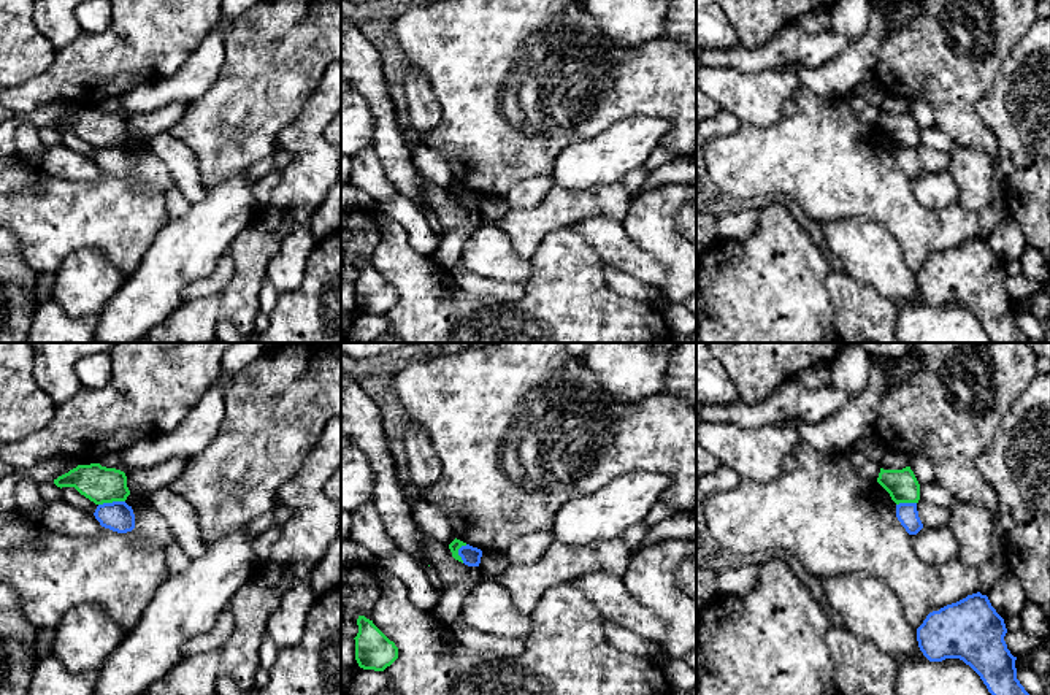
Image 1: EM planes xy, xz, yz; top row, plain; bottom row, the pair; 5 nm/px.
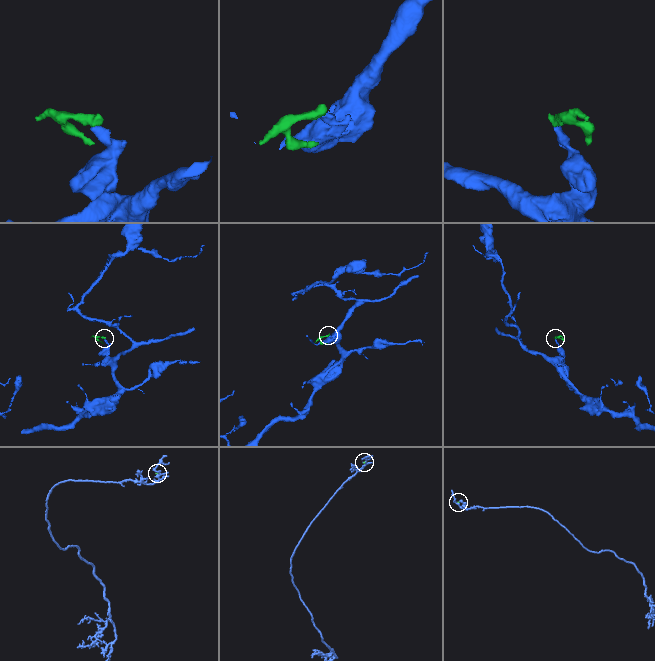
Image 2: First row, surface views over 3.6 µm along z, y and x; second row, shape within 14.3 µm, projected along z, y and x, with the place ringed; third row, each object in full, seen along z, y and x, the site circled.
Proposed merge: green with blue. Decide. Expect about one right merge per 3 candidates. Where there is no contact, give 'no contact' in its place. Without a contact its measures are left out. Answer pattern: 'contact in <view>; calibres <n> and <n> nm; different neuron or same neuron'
contact in xy; calibres 190 and 160 nm; different neuron

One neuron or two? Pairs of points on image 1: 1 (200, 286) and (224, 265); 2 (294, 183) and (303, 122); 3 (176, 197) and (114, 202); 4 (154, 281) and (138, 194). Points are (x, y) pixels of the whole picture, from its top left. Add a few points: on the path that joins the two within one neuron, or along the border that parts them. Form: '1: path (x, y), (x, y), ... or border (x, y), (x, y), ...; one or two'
1: path (206, 286), (221, 272); one
2: path (303, 168), (303, 137); one
3: border (173, 183), (167, 191), (168, 218); two
4: border (170, 219), (138, 267), (127, 278); two

